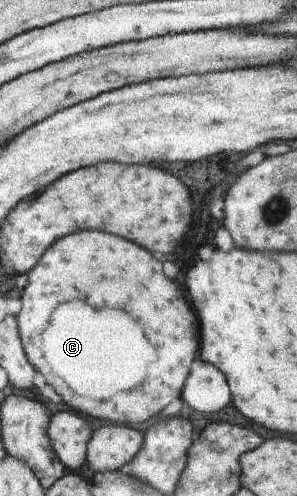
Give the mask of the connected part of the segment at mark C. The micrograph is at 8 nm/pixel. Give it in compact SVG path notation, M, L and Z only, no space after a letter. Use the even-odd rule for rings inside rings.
M86 230L84 232L74 232L74 234L64 236L62 240L58 240L54 244L54 248L46 250L46 254L38 260L38 266L28 274L28 278L30 278L30 282L24 288L24 294L20 298L22 300L22 304L20 304L22 310L16 316L24 352L26 352L28 360L33 364L35 370L44 376L46 384L52 386L62 396L64 404L74 408L74 412L82 412L82 416L95 416L100 420L130 426L131 424L146 422L146 420L158 416L172 400L181 398L180 392L182 392L182 388L186 384L186 378L190 374L190 366L192 366L192 362L194 362L194 358L198 354L198 348L200 348L198 318L196 318L194 310L190 308L186 296L180 292L180 288L172 280L168 280L164 276L162 264L148 250L144 250L144 248L140 248L140 246L128 242L128 240L122 240L118 236L106 234L106 232L92 232L92 230L90 232L86 232Z

